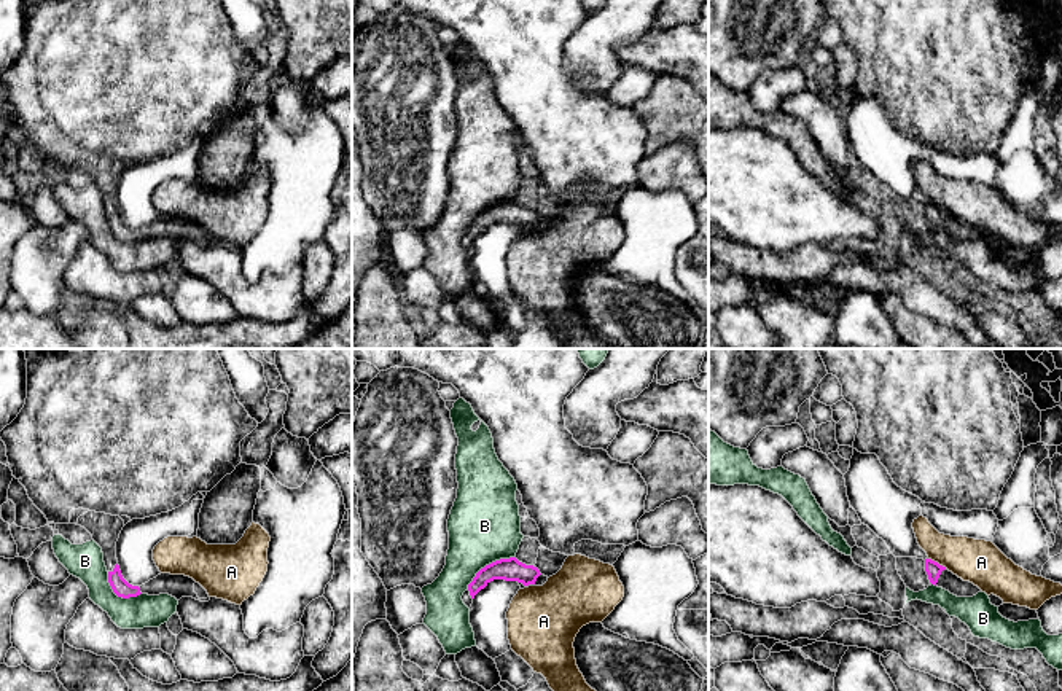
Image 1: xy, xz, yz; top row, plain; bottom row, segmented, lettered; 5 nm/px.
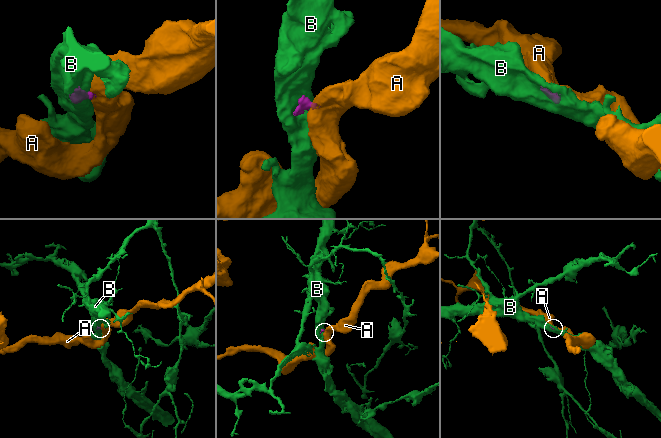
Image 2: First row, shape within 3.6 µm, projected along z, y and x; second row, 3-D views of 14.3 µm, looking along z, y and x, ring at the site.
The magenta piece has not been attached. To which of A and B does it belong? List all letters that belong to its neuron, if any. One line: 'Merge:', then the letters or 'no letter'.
Merge: no letter

